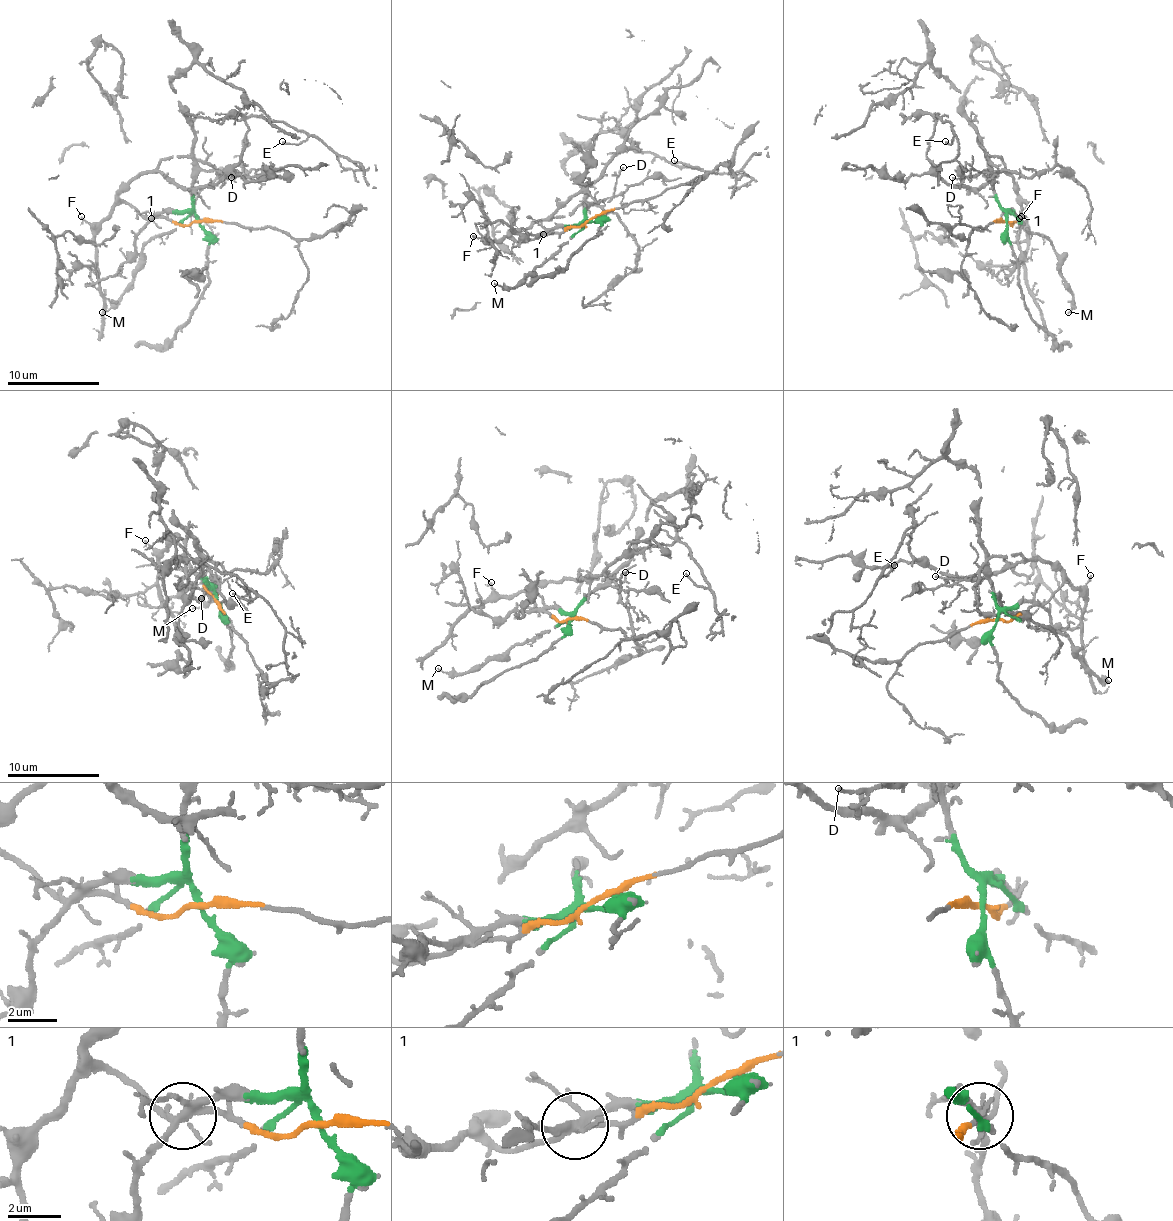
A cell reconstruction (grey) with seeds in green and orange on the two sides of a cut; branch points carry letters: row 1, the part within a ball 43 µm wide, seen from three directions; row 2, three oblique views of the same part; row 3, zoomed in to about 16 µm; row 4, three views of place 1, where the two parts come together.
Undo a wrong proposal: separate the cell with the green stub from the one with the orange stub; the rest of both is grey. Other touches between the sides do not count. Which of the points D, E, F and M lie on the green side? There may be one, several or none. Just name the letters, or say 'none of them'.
D, M

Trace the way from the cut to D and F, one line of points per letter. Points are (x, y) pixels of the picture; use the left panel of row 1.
D: (196, 220), (196, 174), (201, 170), (214, 170), (226, 179), (231, 177)
F: (196, 220), (187, 225), (175, 225), (166, 218), (145, 218), (120, 202), (97, 223), (88, 223), (81, 216)

